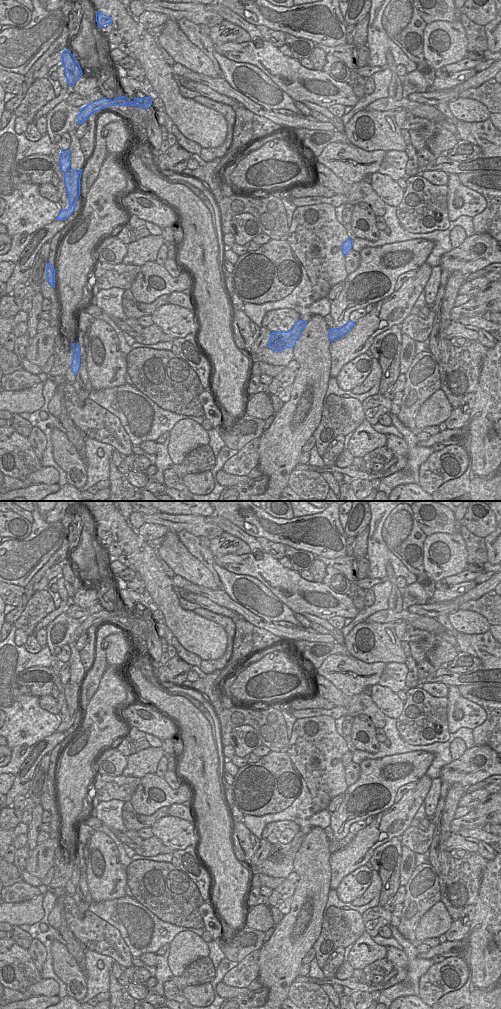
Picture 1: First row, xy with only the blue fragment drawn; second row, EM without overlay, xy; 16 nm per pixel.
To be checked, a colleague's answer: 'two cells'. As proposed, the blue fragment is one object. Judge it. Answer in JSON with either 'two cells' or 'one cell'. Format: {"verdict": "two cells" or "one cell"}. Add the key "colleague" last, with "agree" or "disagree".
{"verdict": "two cells", "colleague": "agree"}

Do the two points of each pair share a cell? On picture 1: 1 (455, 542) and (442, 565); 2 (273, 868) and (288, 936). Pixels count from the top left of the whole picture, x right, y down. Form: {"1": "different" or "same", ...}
{"1": "same", "2": "different"}

